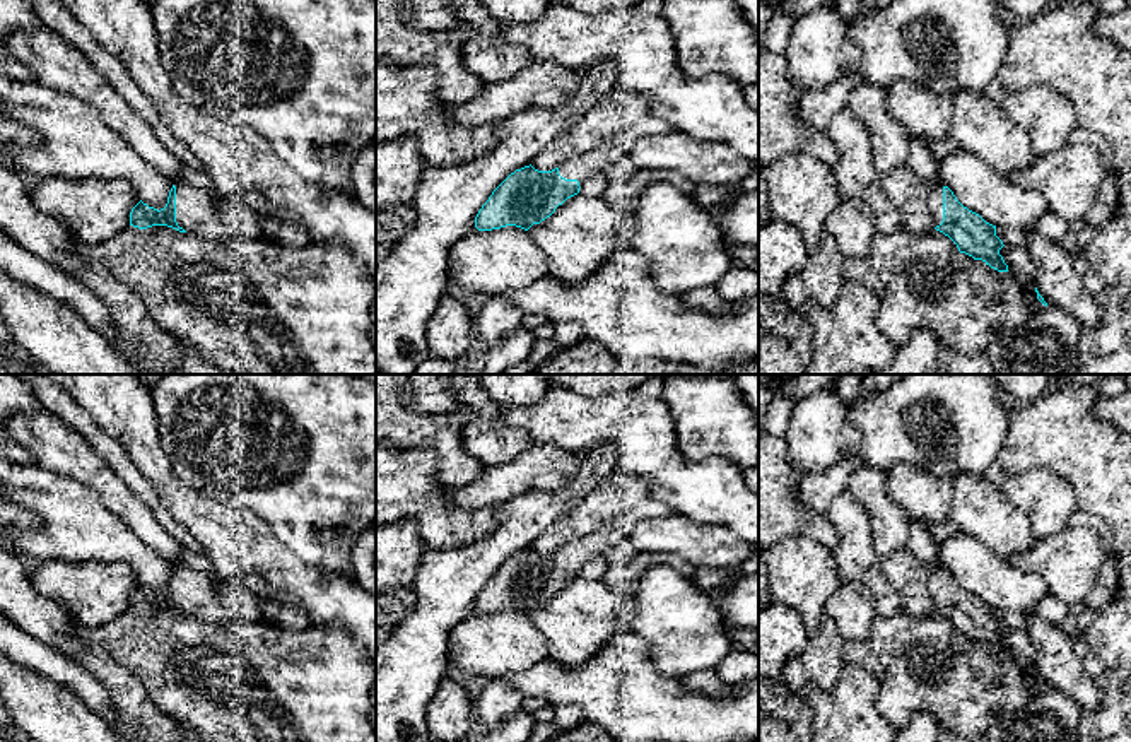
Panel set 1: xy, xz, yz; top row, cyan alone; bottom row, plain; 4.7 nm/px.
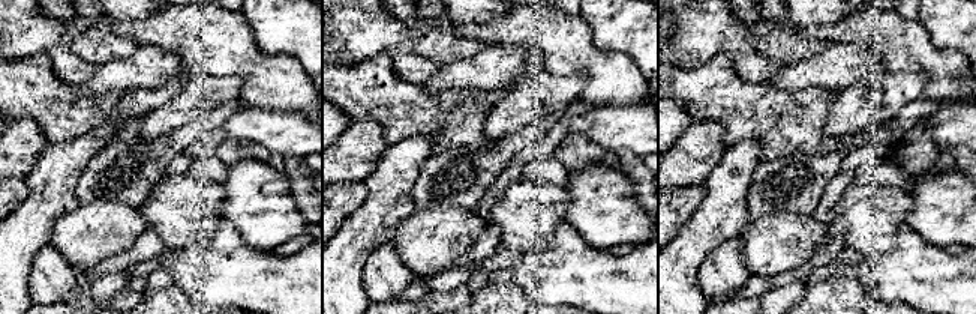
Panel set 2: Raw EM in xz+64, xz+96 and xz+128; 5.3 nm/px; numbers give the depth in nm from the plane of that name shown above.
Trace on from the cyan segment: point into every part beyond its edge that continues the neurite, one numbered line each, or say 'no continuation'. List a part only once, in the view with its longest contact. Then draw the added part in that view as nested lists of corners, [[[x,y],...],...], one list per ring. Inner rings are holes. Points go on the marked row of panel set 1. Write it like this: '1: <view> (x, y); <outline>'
1: xy (197, 212); [[[178,181],[176,186],[176,222],[186,233],[205,239],[222,239],[234,236],[222,210],[207,191]]]

